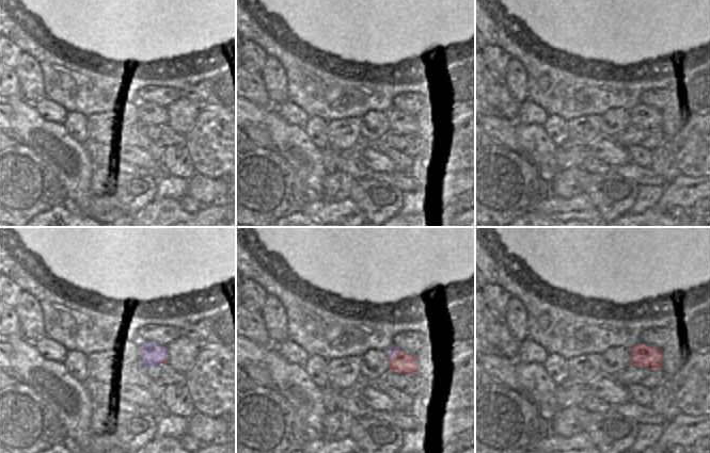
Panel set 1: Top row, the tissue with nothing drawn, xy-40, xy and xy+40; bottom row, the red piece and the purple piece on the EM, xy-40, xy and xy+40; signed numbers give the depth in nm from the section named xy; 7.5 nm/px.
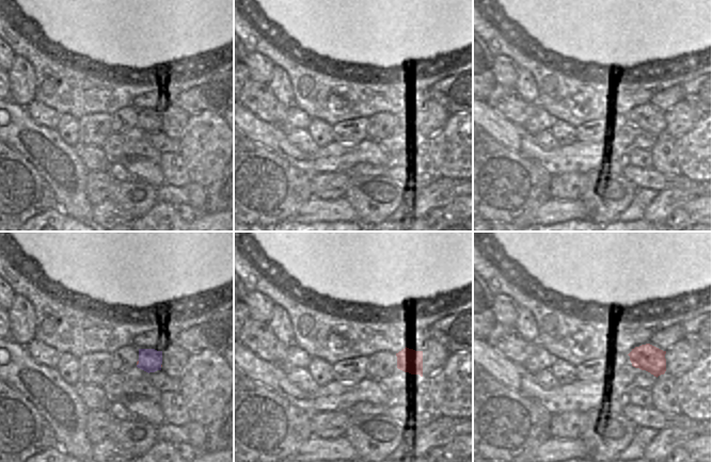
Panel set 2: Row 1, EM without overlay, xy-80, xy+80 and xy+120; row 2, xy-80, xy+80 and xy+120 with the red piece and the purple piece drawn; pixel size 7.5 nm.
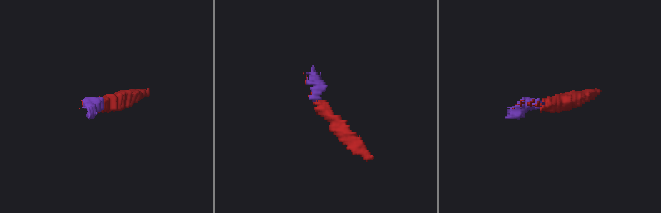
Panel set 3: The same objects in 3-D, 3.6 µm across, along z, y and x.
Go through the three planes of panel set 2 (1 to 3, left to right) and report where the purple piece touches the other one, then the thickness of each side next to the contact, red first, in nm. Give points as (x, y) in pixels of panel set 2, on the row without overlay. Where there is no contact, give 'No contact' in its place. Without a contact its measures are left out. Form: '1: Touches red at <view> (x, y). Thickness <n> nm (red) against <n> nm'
1: Touches red at xy-80 (138, 124). Thickness 20 nm (red) against 180 nm
2: No contact
3: No contact

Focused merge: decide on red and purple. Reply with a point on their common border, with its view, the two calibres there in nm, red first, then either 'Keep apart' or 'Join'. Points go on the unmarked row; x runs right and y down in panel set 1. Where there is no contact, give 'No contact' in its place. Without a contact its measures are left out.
Touches red at xy (393, 115). Thickness 160 nm (red) against 50 nm. Keep apart

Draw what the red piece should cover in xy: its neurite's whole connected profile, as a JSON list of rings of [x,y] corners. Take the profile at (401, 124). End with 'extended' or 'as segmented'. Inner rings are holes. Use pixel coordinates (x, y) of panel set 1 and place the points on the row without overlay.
[[[368,112],[361,118],[361,137],[366,140],[377,140],[388,131],[400,135],[411,135],[419,132],[416,119],[403,112],[393,115],[391,122],[383,112]]]; extended

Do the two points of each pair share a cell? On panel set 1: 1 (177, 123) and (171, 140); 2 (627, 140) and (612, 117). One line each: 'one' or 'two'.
1: two
2: two

